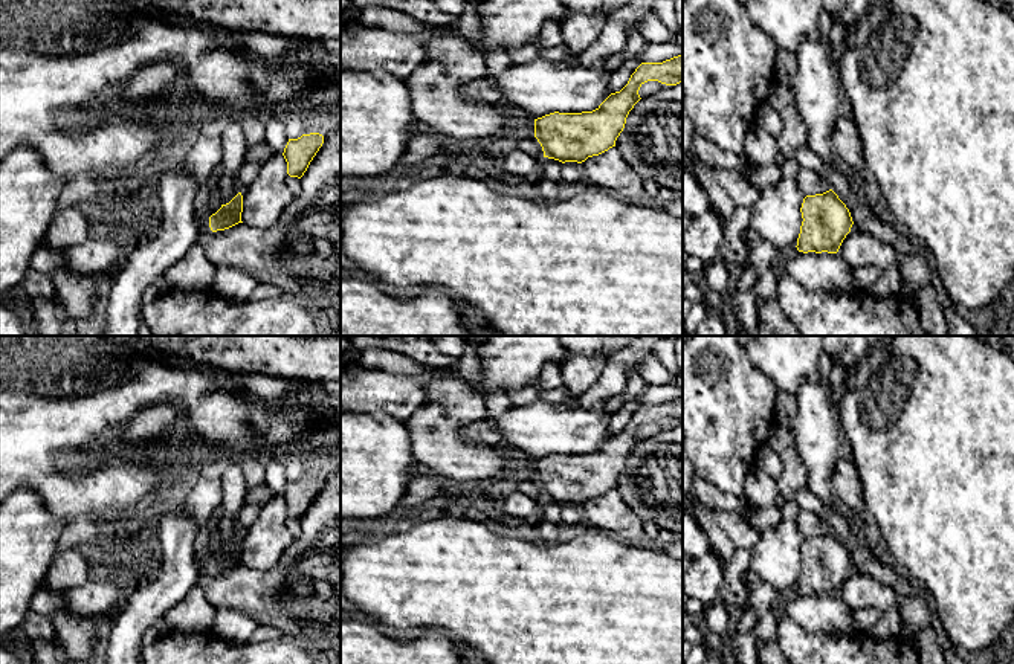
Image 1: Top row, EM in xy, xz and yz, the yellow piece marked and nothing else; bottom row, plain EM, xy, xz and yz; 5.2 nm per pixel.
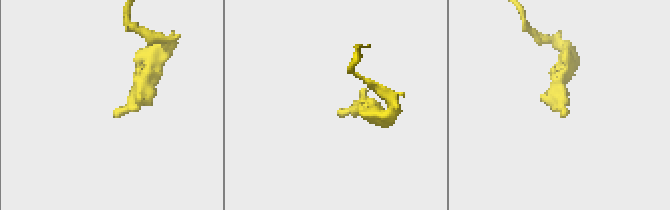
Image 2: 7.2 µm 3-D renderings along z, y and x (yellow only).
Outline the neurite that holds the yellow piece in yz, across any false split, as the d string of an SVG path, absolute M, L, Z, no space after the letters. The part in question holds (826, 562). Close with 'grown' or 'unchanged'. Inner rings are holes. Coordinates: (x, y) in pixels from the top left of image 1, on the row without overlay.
M829 531L823 536L806 537L802 550L802 568L797 592L837 595L854 566L846 546Z; unchanged

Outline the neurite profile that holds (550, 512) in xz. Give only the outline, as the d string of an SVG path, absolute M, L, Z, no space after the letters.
M547 499L534 521L559 525L562 521L562 504Z

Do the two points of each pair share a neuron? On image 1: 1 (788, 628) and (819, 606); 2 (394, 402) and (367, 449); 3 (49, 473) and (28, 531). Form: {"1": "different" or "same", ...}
{"1": "different", "2": "different", "3": "different"}

